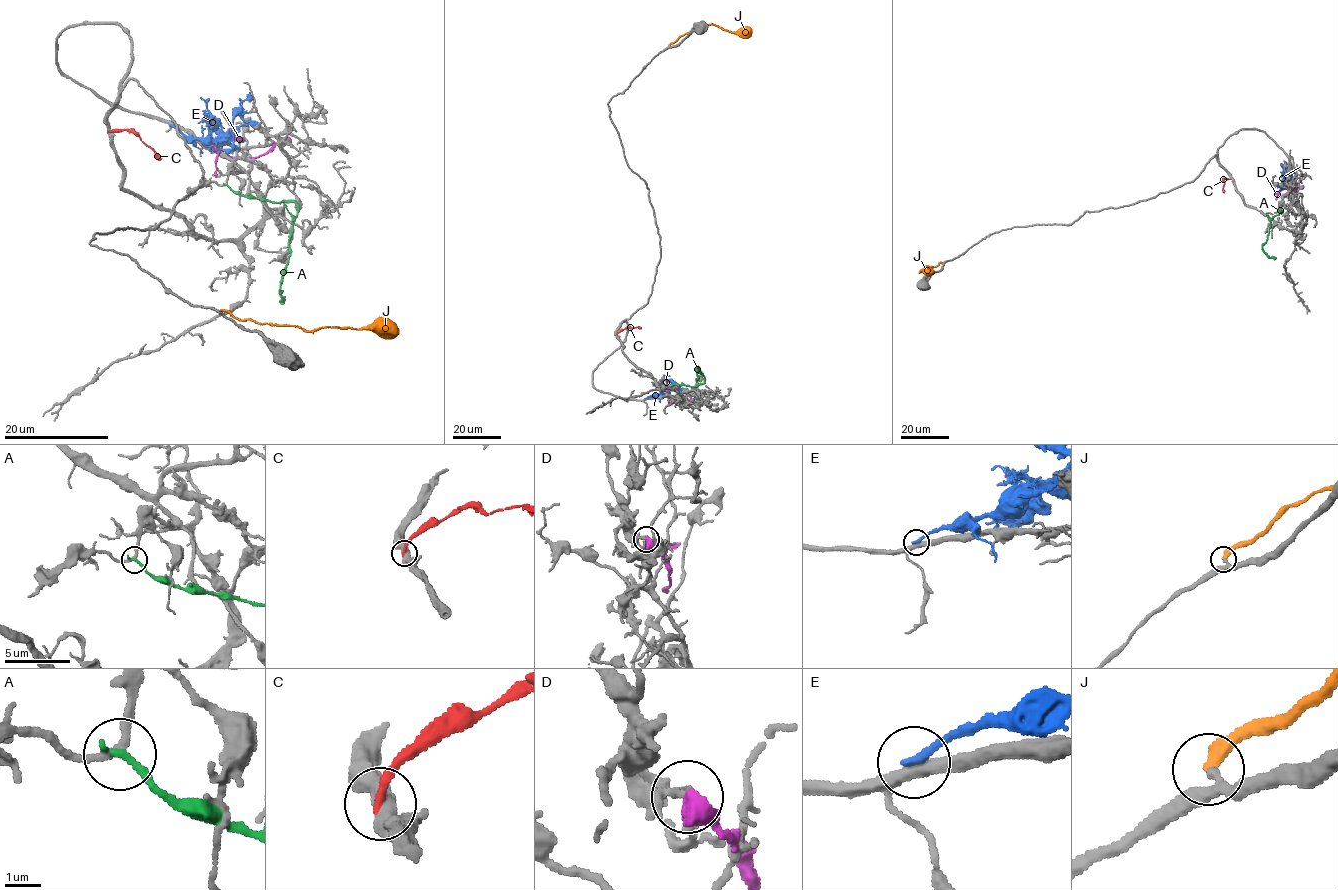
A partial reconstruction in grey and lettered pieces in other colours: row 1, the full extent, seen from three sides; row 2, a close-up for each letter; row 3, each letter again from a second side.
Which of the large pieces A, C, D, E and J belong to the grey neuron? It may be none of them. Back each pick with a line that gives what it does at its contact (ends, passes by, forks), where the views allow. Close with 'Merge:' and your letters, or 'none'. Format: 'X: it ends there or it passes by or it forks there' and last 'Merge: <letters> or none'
Merge: none

